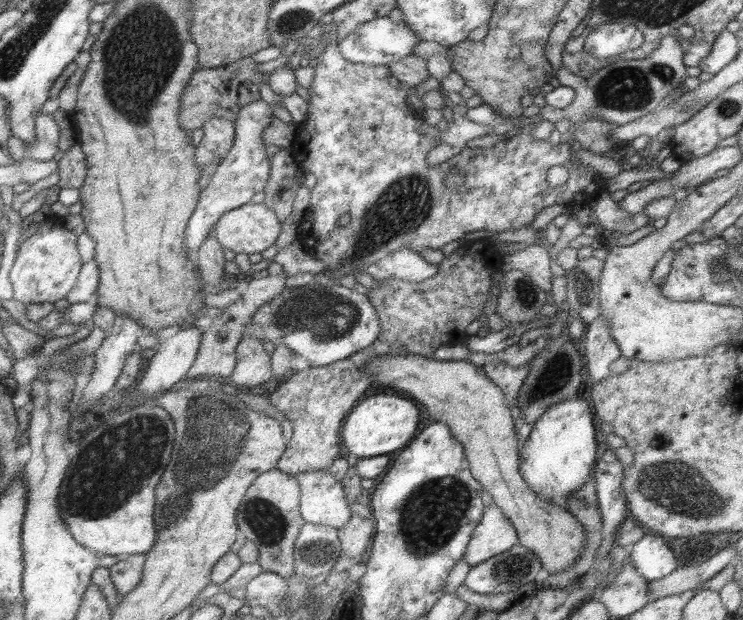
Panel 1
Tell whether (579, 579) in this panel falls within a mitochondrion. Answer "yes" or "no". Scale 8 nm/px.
no

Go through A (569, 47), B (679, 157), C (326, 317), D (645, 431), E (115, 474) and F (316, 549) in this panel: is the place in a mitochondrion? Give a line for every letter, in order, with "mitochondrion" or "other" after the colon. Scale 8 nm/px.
A: other
B: other
C: mitochondrion
D: other
E: mitochondrion
F: mitochondrion

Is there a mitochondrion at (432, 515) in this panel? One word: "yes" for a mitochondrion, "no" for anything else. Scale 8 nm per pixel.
yes

